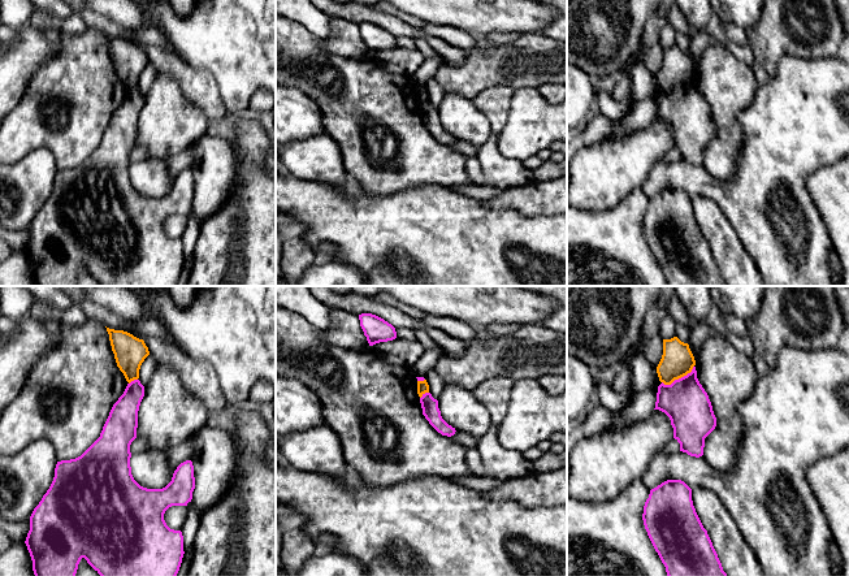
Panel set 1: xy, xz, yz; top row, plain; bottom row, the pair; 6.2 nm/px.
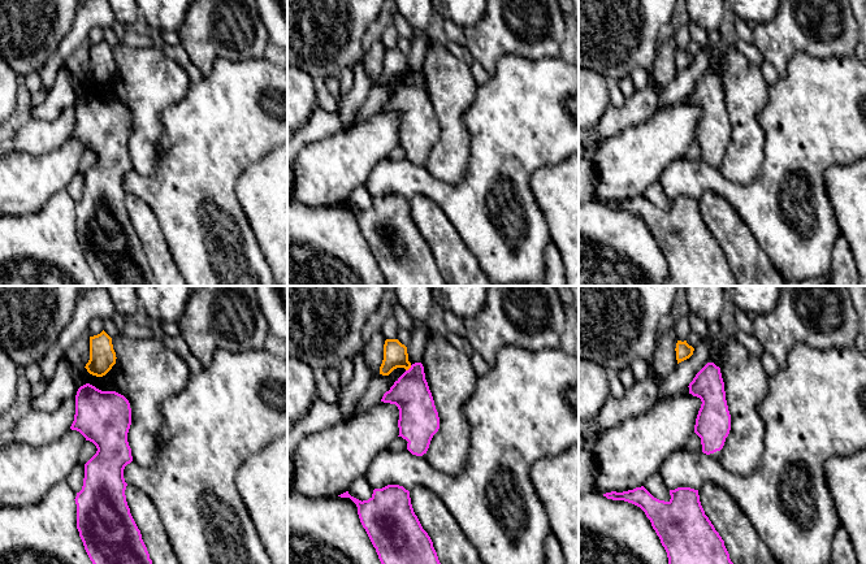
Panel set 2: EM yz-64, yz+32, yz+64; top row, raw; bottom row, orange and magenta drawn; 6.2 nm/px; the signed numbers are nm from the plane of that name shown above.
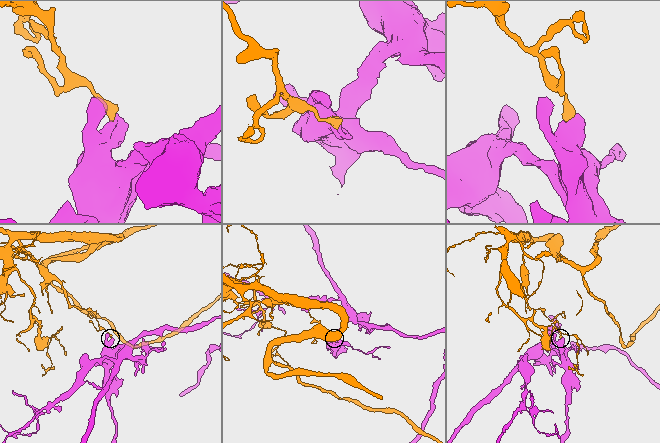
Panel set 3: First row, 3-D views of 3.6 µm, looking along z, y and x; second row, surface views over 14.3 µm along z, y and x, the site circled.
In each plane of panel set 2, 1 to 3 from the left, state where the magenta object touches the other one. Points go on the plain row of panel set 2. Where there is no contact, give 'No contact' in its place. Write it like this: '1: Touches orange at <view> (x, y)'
1: No contact
2: Touches orange at yz+32 (408, 77)
3: No contact

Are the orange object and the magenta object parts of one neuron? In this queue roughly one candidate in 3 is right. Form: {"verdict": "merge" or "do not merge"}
{"verdict": "do not merge"}

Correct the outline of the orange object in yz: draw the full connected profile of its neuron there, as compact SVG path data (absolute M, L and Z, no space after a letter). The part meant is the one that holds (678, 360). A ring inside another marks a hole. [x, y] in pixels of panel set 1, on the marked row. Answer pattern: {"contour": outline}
{"contour": "M677 337L663 339L663 355L657 367L660 382L671 385L675 380L690 373L694 365L696 360L688 343Z"}

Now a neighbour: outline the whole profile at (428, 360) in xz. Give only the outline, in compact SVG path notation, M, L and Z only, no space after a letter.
M428 348L421 355L421 358L416 361L416 364L412 367L412 371L416 377L424 377L430 369L434 369L437 361L443 356L445 354L439 348Z

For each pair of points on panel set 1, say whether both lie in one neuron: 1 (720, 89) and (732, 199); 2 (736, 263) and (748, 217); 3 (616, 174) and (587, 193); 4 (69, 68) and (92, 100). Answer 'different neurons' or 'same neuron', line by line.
1: different neurons
2: different neurons
3: same neuron
4: same neuron

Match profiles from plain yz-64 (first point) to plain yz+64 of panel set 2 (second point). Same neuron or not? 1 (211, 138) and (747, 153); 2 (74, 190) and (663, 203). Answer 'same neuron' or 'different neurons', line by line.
1: different neurons
2: different neurons

